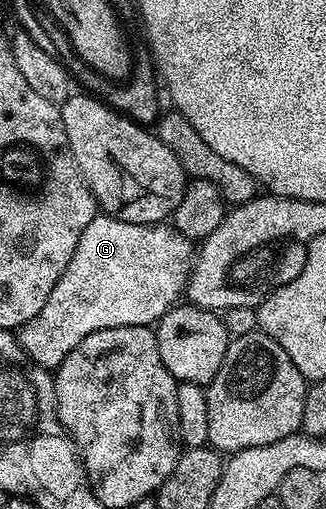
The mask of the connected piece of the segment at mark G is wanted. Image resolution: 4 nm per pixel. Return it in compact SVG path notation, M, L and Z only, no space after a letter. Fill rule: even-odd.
M98 215L88 224L86 231L82 231L82 239L78 239L78 247L54 291L50 291L50 299L46 299L42 311L20 326L18 344L28 354L29 362L52 371L64 362L74 347L78 347L78 343L82 343L82 339L86 339L86 335L114 327L155 326L181 300L188 276L192 273L193 260L193 242L167 224L139 225Z

